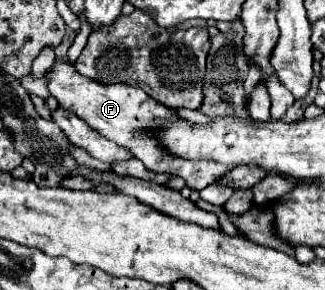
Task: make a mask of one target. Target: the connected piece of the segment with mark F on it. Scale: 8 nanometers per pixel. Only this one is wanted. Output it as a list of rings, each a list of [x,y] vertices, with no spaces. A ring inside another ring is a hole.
[[[55,59],[53,69],[49,69],[43,77],[47,79],[49,93],[59,101],[63,109],[75,113],[79,119],[83,119],[87,125],[91,125],[95,131],[99,131],[107,139],[127,147],[149,171],[179,175],[187,183],[189,189],[199,191],[215,183],[215,179],[225,175],[229,169],[233,169],[233,167],[223,167],[221,163],[203,163],[203,161],[167,157],[167,153],[159,149],[157,141],[147,137],[147,131],[163,125],[169,119],[177,119],[177,115],[169,107],[151,99],[141,87],[133,87],[127,83],[115,83],[115,85],[97,83],[93,79],[87,79],[85,75],[79,75],[79,71],[63,59]],[[133,131],[139,131],[139,133],[133,133]]]

